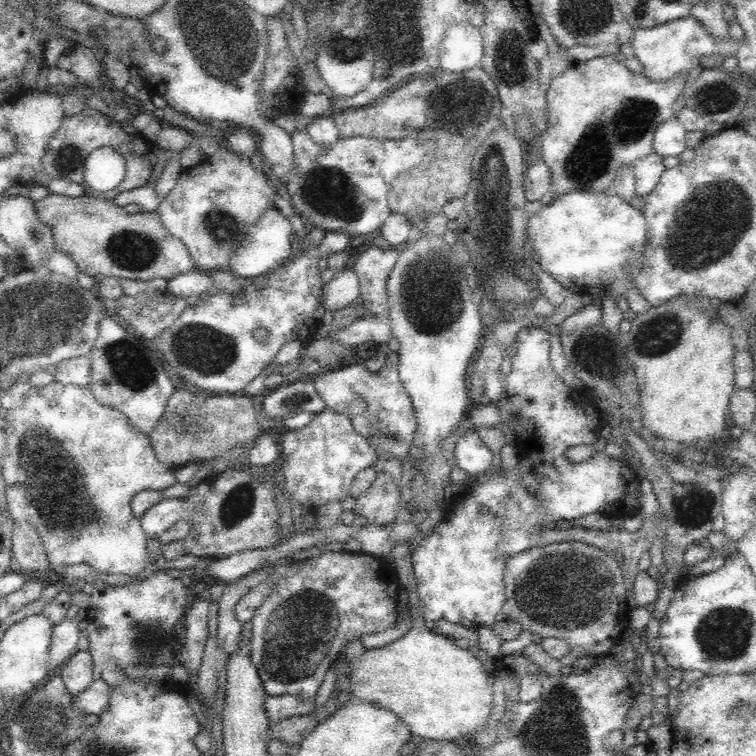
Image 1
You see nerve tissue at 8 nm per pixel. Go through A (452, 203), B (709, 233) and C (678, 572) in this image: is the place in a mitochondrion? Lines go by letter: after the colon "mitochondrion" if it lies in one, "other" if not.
A: other
B: mitochondrion
C: other

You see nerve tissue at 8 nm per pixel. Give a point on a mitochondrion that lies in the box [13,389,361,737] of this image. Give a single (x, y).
(55, 492)

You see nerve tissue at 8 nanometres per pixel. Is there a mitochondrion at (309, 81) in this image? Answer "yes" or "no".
no

